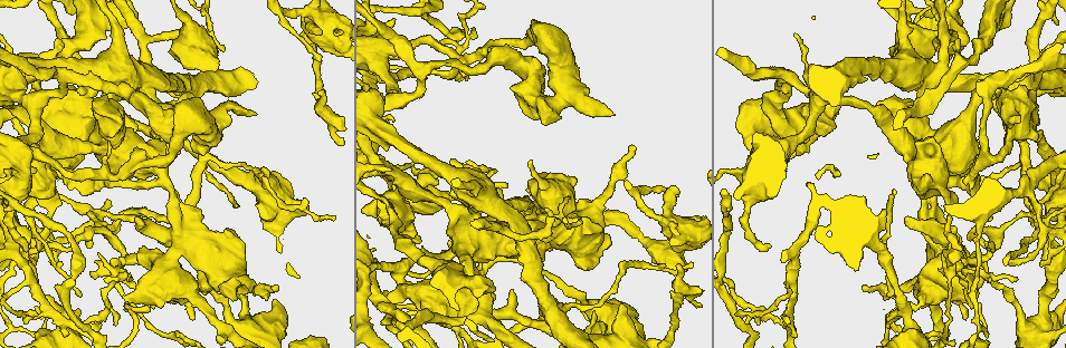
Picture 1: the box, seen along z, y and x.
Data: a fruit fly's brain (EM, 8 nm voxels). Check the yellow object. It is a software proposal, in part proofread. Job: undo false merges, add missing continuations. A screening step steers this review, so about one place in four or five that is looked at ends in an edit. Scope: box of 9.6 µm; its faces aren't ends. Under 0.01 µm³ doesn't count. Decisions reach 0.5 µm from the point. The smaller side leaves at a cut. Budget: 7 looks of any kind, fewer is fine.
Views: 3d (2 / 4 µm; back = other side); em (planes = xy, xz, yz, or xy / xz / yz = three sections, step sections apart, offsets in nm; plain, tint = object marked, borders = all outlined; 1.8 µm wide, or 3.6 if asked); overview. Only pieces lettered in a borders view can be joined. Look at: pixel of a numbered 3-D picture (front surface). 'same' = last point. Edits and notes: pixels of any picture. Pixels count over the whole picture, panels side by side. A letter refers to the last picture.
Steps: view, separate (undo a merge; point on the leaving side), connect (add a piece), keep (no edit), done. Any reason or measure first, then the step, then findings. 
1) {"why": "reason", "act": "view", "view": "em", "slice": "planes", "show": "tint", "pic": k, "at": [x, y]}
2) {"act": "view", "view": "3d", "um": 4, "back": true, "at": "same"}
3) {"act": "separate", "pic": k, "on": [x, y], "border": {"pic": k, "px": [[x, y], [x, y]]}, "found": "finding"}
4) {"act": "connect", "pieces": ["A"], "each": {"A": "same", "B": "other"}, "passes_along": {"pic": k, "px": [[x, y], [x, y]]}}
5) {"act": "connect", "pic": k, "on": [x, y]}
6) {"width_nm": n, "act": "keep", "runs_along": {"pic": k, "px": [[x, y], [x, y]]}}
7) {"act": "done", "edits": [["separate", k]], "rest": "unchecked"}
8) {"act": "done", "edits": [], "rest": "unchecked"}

{"act": "view", "view": "3d", "um": 4, "pic": 1, "at": [1028, 200]}

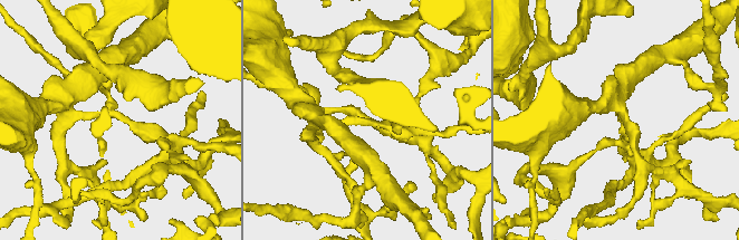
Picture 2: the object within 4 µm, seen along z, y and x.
{"why": "need the tissue", "act": "view", "view": "em", "slice": "planes", "show": "tint", "pic": 2, "at": [365, 123]}

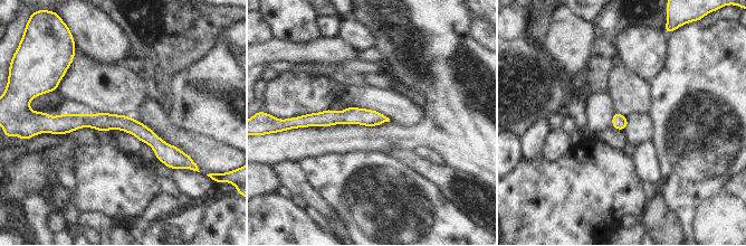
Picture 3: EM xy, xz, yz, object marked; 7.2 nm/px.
{"act": "view", "view": "em", "slice": "planes", "show": "borders", "at": "same"}

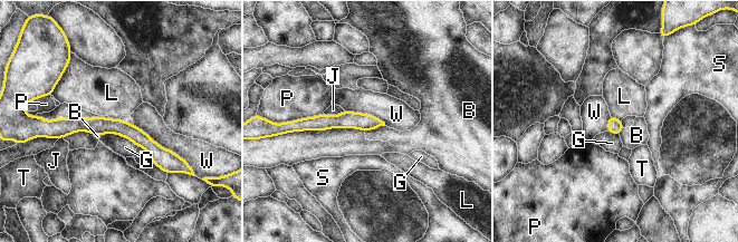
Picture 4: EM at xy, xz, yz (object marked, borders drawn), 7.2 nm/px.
{"width_nm": 110, "longest_contact_nm": ["B", 550], "act": "keep", "each": {"B": "other", "G": "other", "J": "other", "L": "other", "P": "other", "S": "other", "T": "other", "W": "other"}, "found": "all the same neuron"}

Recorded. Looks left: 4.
{"why": "sudden change in width", "act": "view", "view": "3d", "um": 4, "pic": 1, "at": [69, 331]}

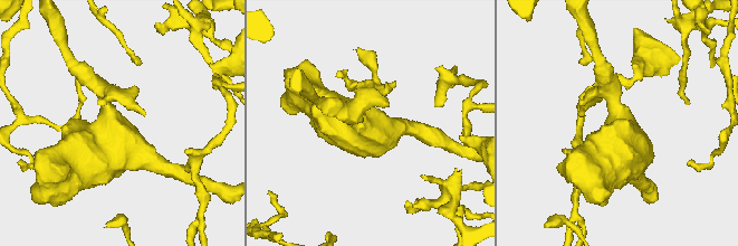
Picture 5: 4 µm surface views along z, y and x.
{"act": "view", "view": "em", "um": 3.6, "slice": "planes", "show": "tint", "pic": 5, "at": [110, 123]}

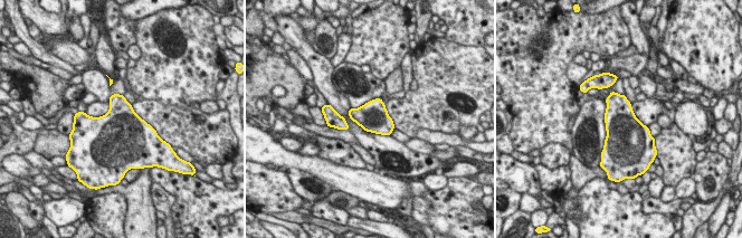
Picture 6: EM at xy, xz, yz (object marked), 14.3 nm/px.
{"act": "view", "view": "em", "um": 3.6, "slice": "planes", "show": "borders", "at": "same"}

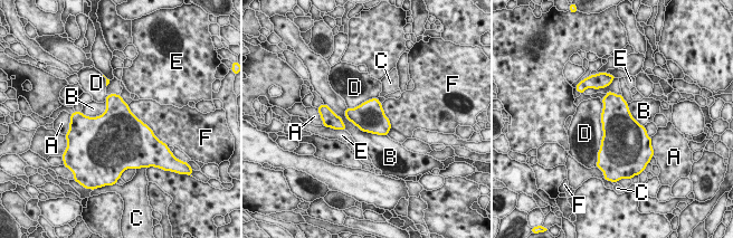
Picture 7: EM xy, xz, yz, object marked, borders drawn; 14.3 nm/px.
{"act": "keep", "each": {"A": "other", "B": "other", "C": "other", "D": "other", "E": "other", "F": "other"}, "found": "one neuron here"}

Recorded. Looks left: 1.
{"act": "done", "edits": [], "rest": "unchecked"}

